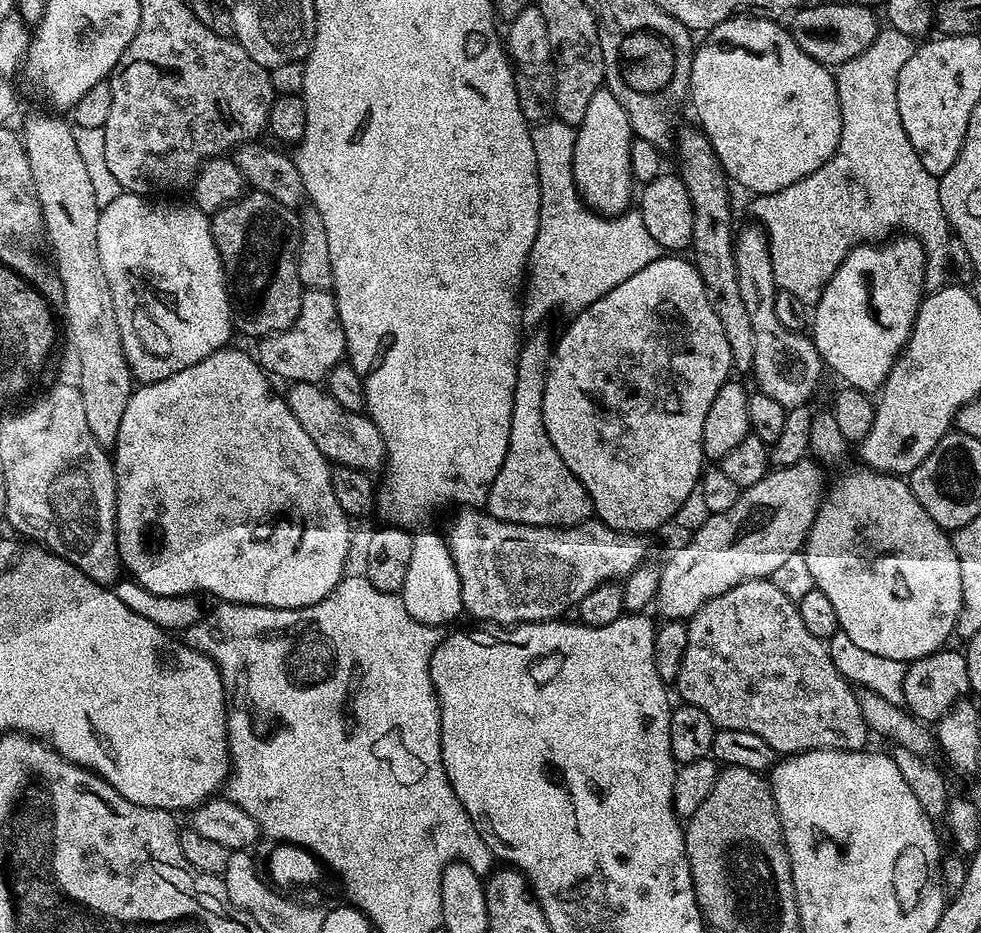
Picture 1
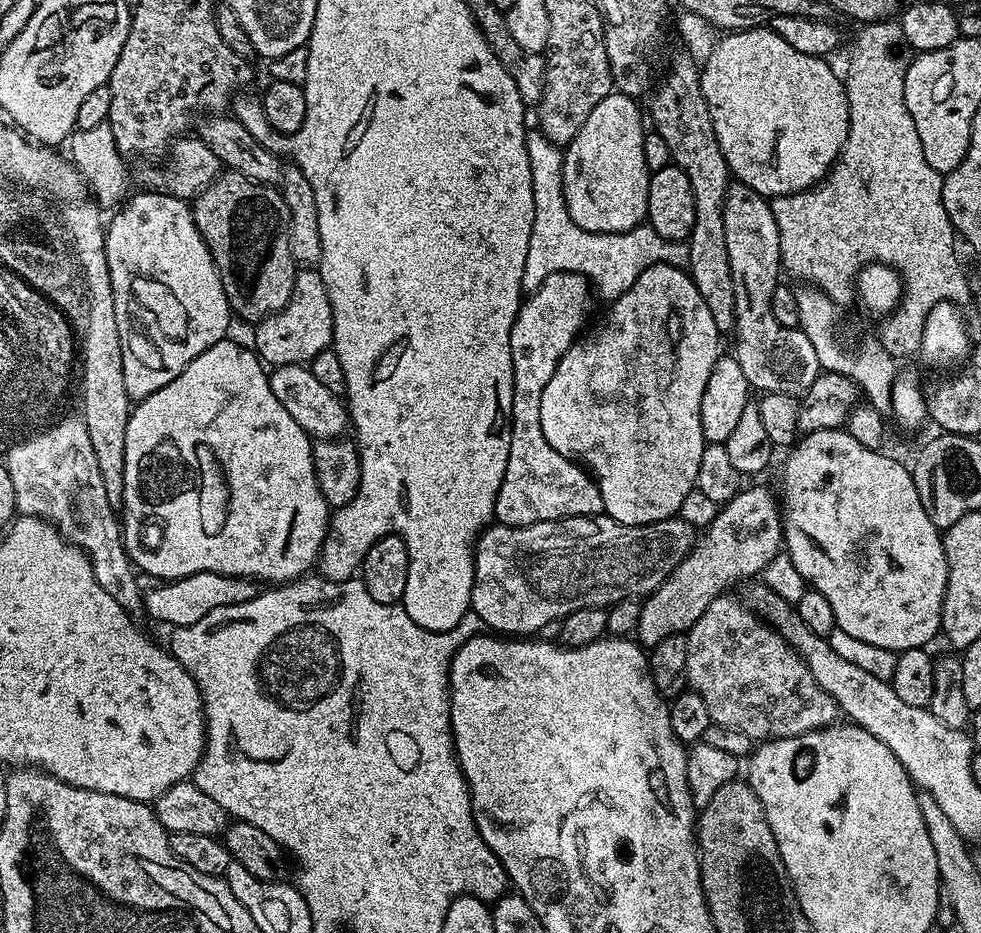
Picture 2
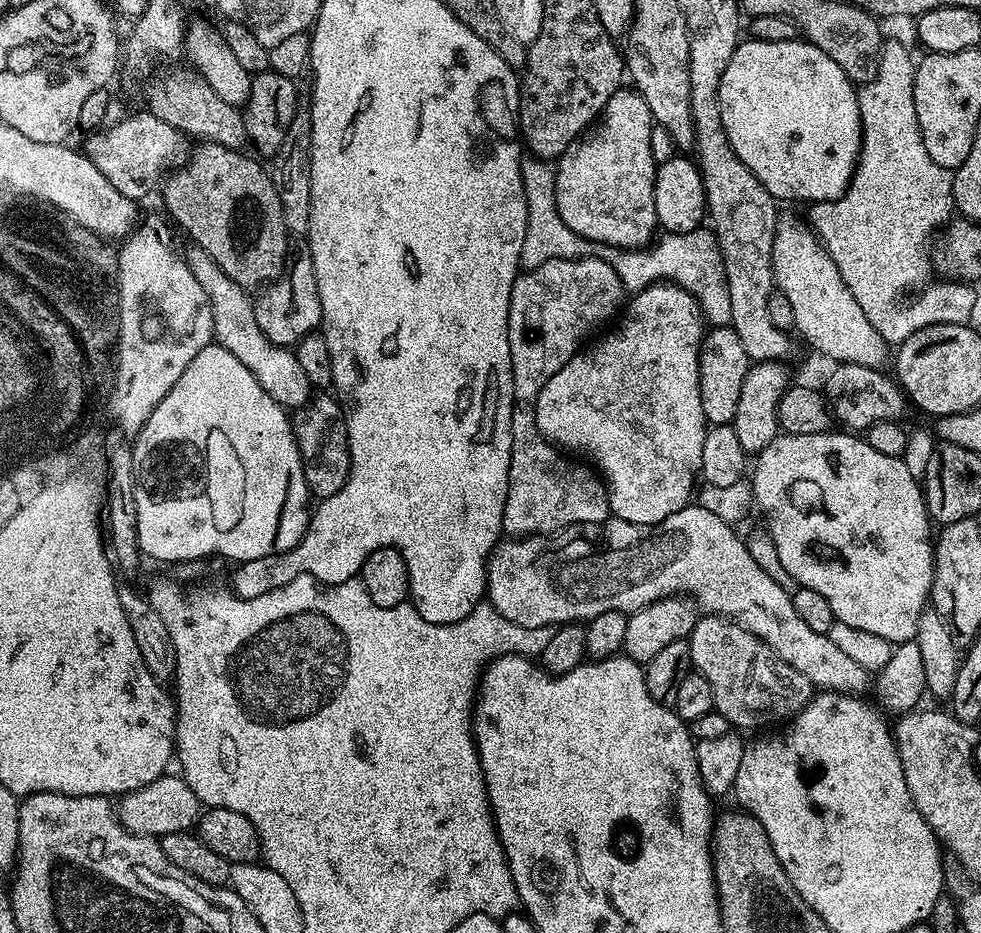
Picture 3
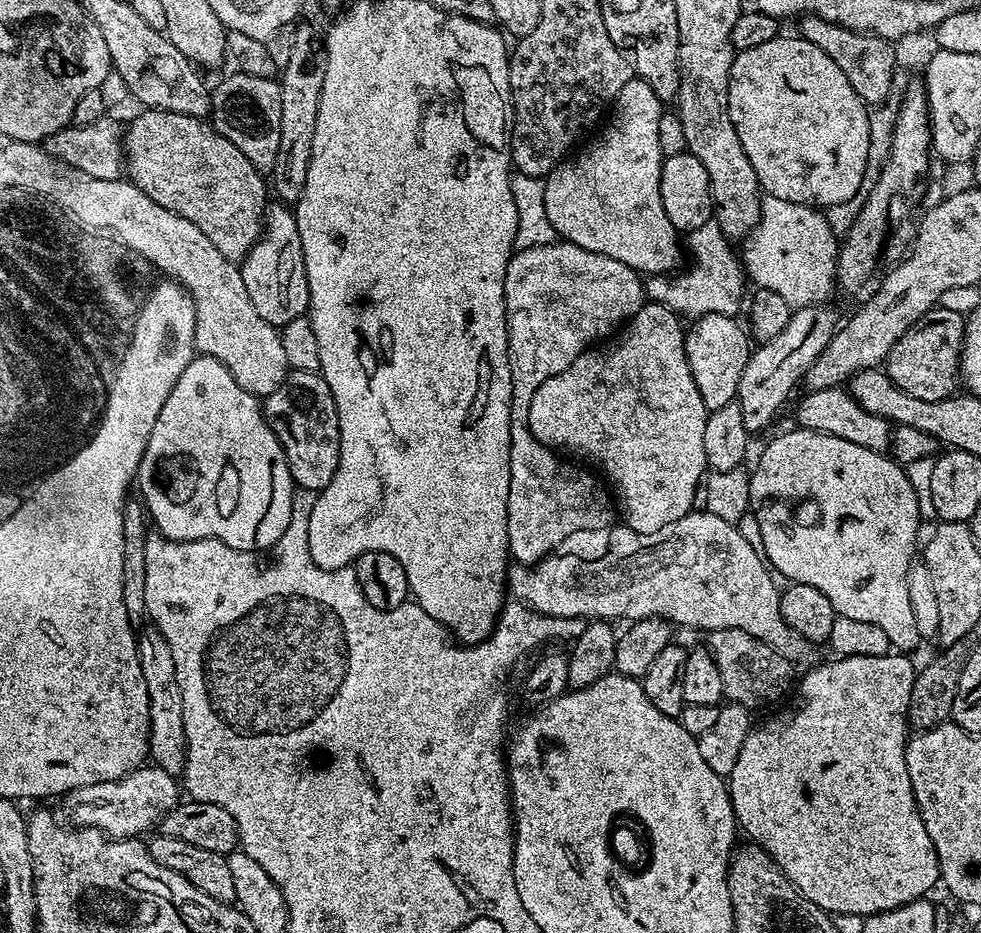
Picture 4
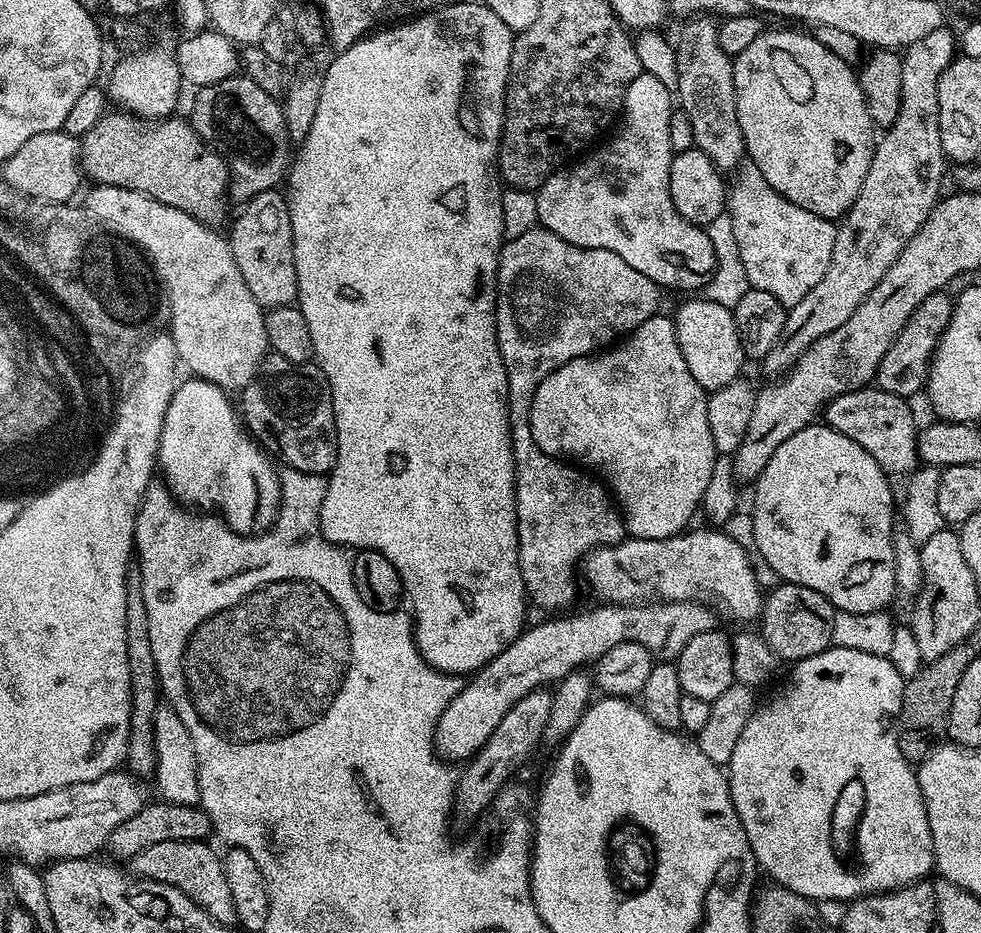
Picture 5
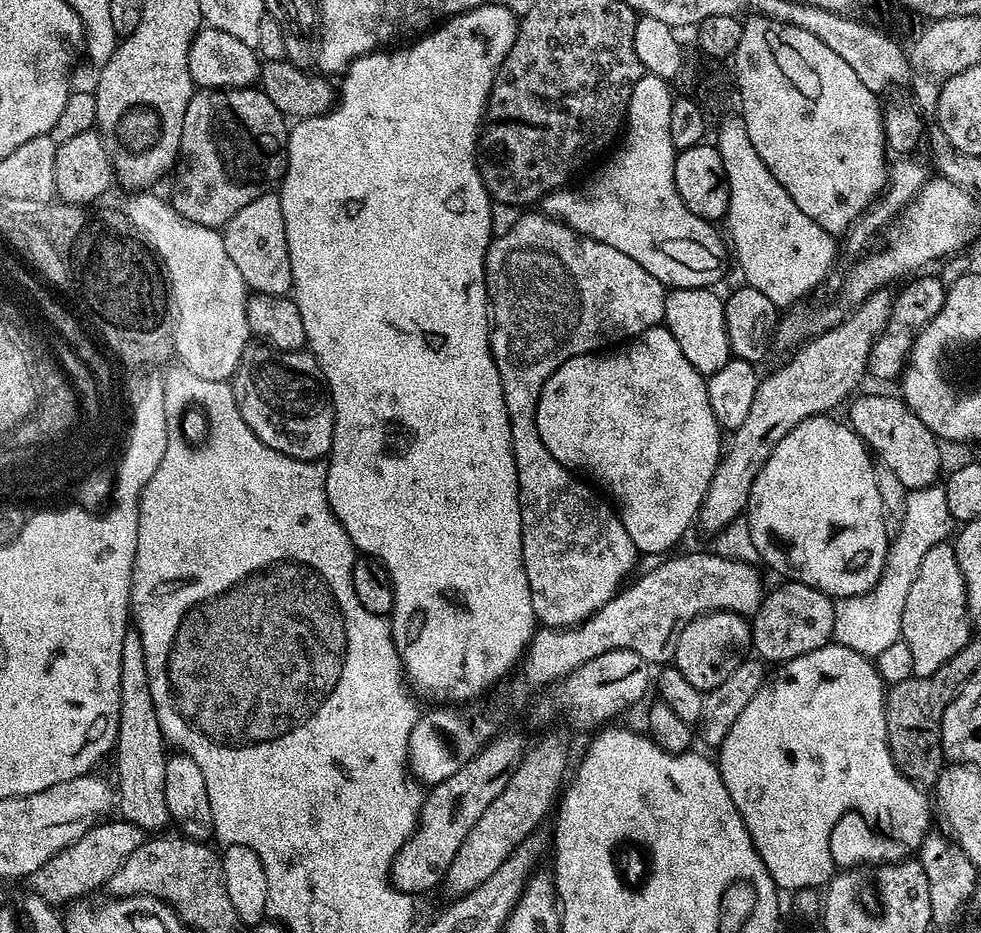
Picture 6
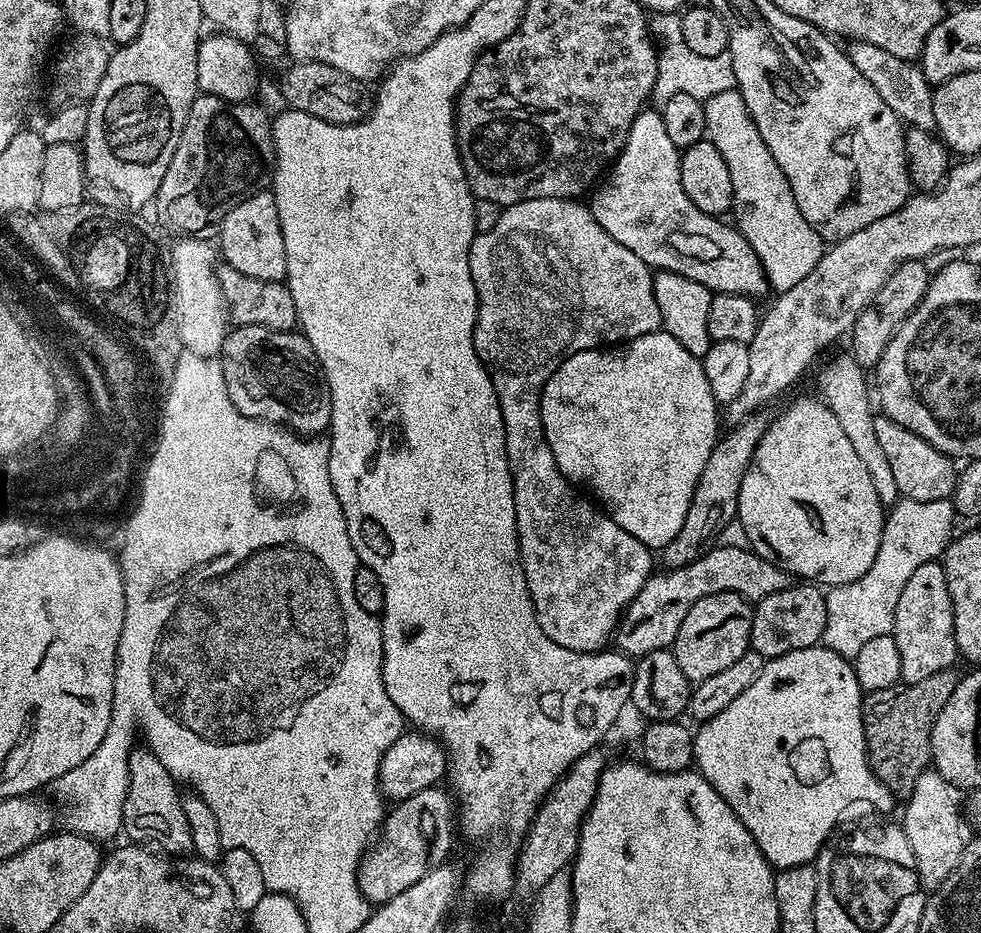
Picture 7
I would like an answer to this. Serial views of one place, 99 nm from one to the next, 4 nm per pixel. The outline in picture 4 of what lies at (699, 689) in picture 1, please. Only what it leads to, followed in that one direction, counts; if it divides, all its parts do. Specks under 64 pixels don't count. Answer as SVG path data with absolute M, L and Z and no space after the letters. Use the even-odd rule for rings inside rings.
M733 628L713 632L707 640L706 647L718 666L718 674L722 674L725 697L731 703L757 710L767 704L778 703L787 694L792 684L793 661L782 658L782 654L766 646L766 642L758 642L758 638L754 638L754 634L746 634L746 630Z

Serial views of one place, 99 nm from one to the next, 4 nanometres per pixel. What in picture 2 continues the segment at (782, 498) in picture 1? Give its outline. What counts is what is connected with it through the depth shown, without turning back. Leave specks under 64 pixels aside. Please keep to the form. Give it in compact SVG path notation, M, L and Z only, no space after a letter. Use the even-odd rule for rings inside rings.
M741 487L739 494L723 505L717 511L714 520L699 533L692 549L688 551L688 555L681 558L676 569L653 592L648 593L642 603L642 614L638 618L638 626L634 633L635 639L645 649L650 650L658 646L662 638L688 633L694 622L698 622L698 618L706 614L706 606L710 606L710 602L714 602L716 596L725 595L731 589L728 588L731 584L736 584L739 580L748 580L751 576L759 577L767 564L782 552L783 542L784 518L773 489L771 492L768 488Z

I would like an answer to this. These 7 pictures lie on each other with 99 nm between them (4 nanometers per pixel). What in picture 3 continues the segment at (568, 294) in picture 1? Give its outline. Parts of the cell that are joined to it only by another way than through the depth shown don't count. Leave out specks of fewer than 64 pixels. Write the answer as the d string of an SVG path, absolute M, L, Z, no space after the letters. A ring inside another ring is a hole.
M524 154L520 158L520 169L528 211L526 242L522 242L520 255L521 269L537 268L547 260L581 260L583 256L596 255L614 268L614 274L618 274L625 293L635 294L661 282L677 284L696 299L701 316L712 328L726 328L731 325L730 290L716 233L711 227L701 226L686 234L670 232L661 235L655 242L643 248L610 248L606 244L596 245L592 240L574 234L574 230L570 230L570 226L562 222L556 205L555 167L538 156Z

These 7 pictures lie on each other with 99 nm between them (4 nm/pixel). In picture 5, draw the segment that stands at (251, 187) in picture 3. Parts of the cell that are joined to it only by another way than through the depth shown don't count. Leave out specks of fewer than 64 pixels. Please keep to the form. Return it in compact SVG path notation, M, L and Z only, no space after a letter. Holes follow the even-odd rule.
M109 110L104 113L102 118L98 118L95 124L84 136L79 137L80 141L80 166L85 177L88 176L93 181L93 185L99 186L118 186L126 190L134 190L135 192L144 192L150 198L154 198L158 202L162 202L166 206L174 206L178 210L182 210L186 214L190 214L198 222L209 226L220 226L224 219L227 221L228 204L230 205L230 177L228 175L228 163L220 153L216 152L203 140L203 138L192 129L191 123L187 119L179 120L179 115L173 114L167 120L142 120L138 116L134 116L123 110Z

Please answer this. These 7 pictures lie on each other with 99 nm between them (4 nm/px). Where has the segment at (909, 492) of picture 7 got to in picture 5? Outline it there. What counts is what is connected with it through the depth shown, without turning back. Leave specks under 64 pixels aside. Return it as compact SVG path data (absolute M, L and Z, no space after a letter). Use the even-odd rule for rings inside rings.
M869 386L834 398L824 405L822 416L829 428L858 442L858 446L862 446L862 450L866 450L866 454L878 462L882 471L888 473L889 477L896 478L915 472L921 463L916 449L918 423L912 417L912 408L908 404L911 403L905 397L896 396L879 386Z

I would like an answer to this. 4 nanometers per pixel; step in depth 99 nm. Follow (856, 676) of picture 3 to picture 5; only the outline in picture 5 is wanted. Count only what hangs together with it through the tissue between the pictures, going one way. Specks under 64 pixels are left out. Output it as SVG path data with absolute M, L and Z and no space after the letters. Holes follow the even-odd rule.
M712 526L705 527L697 532L685 530L677 536L661 540L625 538L619 544L605 544L602 548L594 548L582 561L584 580L594 595L601 596L601 601L610 604L691 600L705 606L713 604L717 609L720 607L736 620L759 621L762 611L762 589L755 578L753 557L748 557L746 548L739 545L734 538L730 538L724 530L717 530Z

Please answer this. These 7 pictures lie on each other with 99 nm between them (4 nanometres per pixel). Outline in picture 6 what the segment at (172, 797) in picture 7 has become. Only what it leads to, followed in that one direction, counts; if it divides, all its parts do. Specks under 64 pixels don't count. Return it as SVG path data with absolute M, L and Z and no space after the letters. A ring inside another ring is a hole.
M130 630L122 638L120 713L118 714L115 756L114 788L118 793L119 815L132 824L138 825L148 834L167 829L164 827L169 826L170 817L165 797L165 781L166 764L170 752L166 747L164 731L158 722L158 710L154 710L150 678L146 678L146 654L142 650L142 638L135 630Z

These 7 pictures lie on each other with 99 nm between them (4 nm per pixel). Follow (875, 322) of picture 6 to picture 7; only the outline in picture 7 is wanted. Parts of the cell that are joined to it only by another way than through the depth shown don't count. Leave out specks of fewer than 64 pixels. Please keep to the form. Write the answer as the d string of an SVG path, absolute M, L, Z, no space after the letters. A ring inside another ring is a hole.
M753 414L748 419L739 421L733 427L736 428L733 432L726 433L725 431L717 439L716 447L694 490L685 522L677 537L662 549L665 565L668 568L680 568L683 564L694 562L713 547L714 538L719 535L726 518L731 517L736 511L742 480L746 470L752 464L756 447L766 434L769 423L769 417L764 417L764 414Z

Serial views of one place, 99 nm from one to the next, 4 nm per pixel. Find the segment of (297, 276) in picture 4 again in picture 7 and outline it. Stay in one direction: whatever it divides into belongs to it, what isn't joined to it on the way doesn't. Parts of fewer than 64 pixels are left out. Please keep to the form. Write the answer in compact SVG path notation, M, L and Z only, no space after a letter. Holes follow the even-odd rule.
M261 190L237 199L236 205L224 215L223 222L218 225L219 232L218 252L227 267L238 270L238 274L246 274L250 278L283 281L287 277L286 242L282 242L282 222L278 222L278 206L271 191Z

